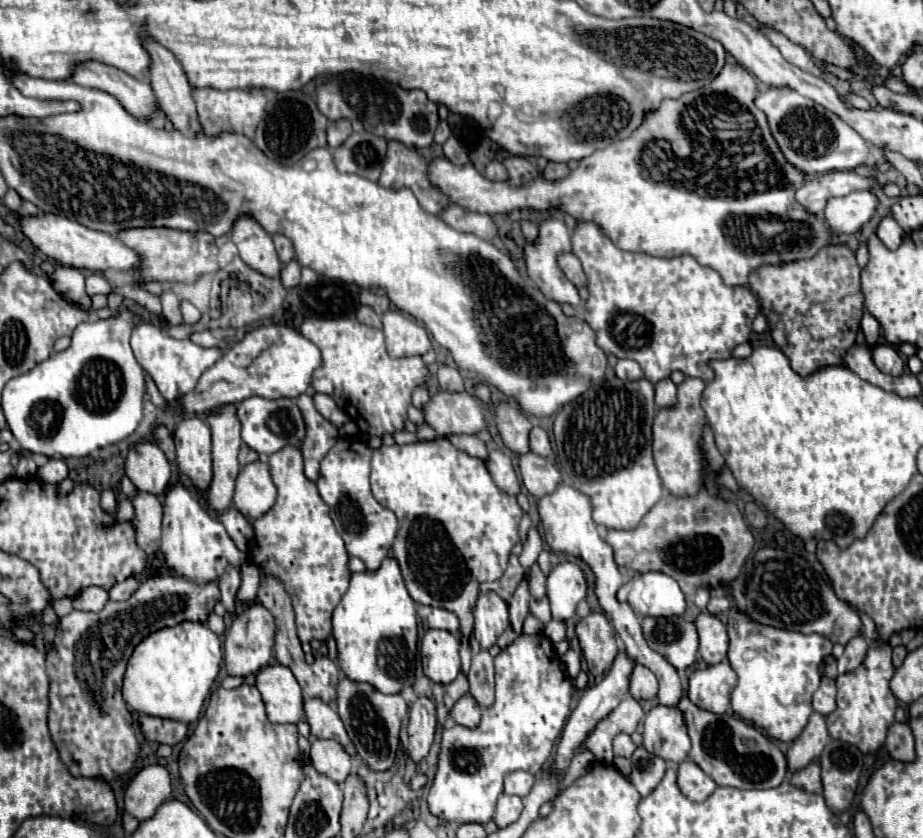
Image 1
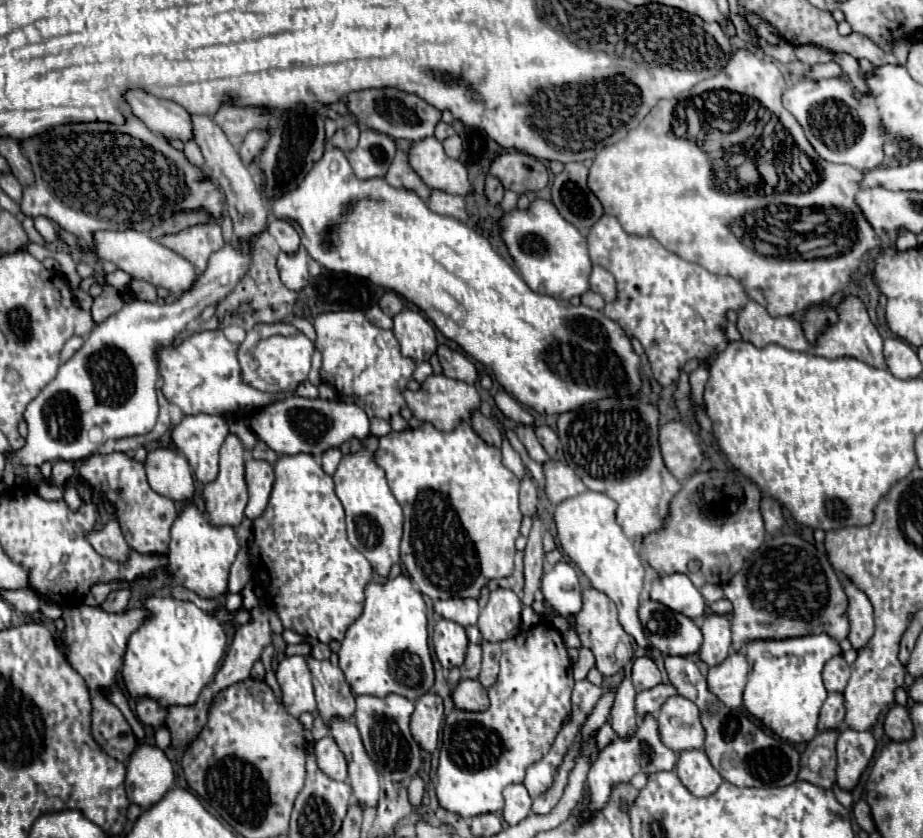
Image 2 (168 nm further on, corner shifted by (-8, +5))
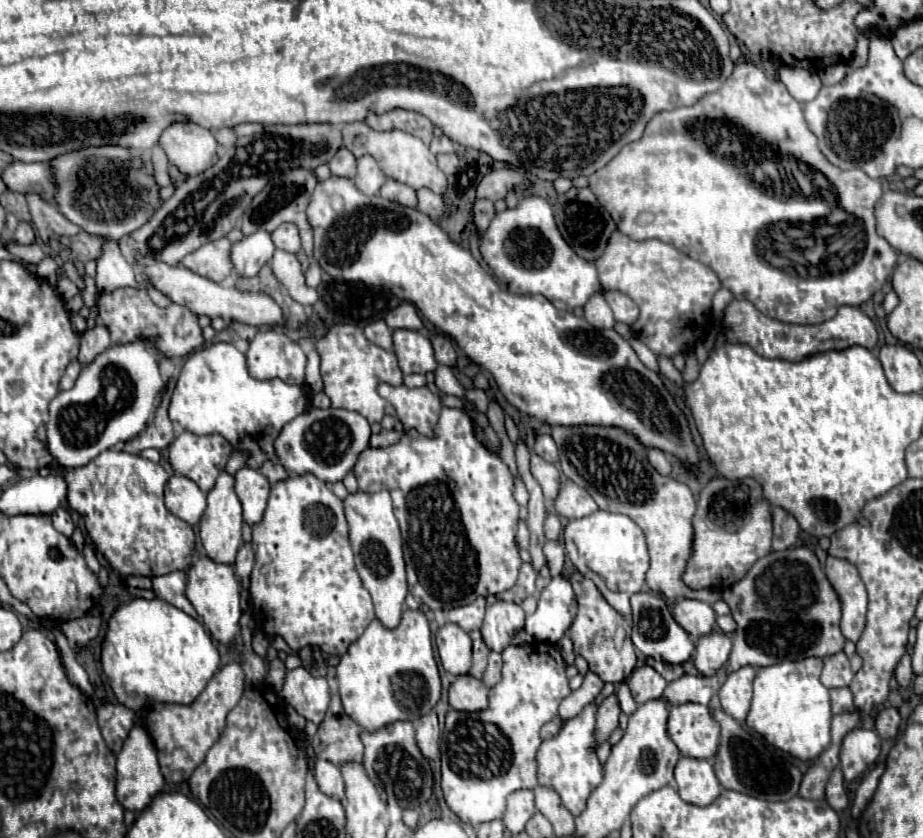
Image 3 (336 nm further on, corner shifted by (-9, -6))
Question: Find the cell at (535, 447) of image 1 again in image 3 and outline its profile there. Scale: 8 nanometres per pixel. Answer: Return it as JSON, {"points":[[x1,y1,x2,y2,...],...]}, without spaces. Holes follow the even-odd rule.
{"points":[[537,435,535,439,535,447,533,447,535,453,539,453,543,459,547,459,549,463,557,463,557,445,553,441,551,435]]}

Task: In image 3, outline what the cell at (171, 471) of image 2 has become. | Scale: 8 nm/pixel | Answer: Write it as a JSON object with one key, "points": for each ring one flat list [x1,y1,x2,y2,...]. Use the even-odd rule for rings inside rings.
{"points":[[171,475,165,485,165,507,187,521,189,525,199,523,205,511,205,493,185,475]]}

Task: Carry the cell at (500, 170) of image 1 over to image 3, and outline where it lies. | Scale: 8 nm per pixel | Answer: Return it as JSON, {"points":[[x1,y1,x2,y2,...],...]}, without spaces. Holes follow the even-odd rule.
{"points":[[477,199,475,205,473,205,473,221,475,221,475,225,479,227,481,233,489,227,493,217,495,217,493,201,489,201,489,199]]}

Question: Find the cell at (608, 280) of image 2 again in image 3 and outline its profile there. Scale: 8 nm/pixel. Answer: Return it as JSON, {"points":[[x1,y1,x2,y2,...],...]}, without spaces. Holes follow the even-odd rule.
{"points":[[603,291,603,297,609,303,615,321,621,321,621,323,631,325,637,319,639,309,635,307,635,303,627,295,623,295,619,291]]}

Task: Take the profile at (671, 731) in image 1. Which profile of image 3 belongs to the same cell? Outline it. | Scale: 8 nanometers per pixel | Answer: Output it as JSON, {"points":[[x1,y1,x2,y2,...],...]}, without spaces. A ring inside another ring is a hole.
{"points":[[697,703,671,707,667,733,683,757,713,759,719,745,719,725,711,719,711,709]]}

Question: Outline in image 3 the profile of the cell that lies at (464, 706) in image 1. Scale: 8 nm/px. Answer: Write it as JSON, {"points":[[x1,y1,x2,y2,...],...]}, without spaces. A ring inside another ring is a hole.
{"points":[[461,675,449,687,449,705,465,713,483,711,487,707,487,695,489,695,489,689,483,687,479,679,471,675]]}

